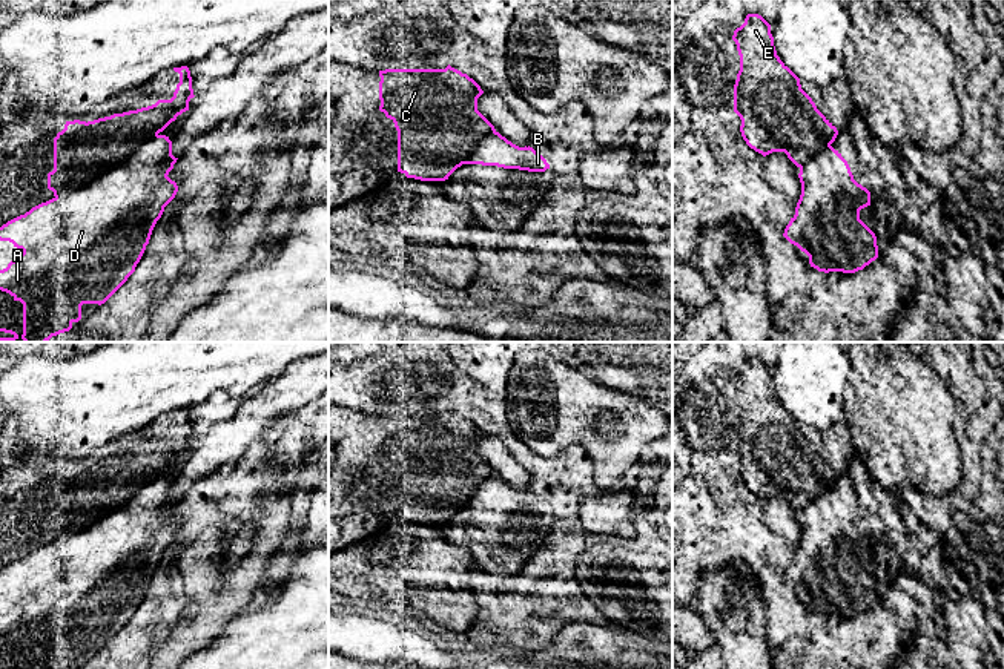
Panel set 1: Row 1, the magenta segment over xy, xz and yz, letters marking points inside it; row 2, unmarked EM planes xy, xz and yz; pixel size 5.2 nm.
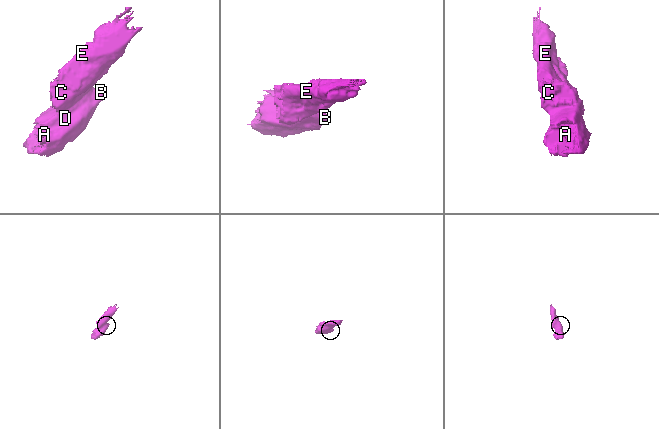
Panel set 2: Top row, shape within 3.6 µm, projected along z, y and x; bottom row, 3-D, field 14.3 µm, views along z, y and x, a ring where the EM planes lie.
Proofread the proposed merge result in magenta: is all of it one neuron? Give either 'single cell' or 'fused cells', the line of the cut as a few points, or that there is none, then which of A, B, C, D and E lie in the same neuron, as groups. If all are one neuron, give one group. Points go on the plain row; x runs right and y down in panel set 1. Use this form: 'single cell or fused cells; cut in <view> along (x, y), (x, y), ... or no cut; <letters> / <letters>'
fused cells; cut in xy along (157, 477), (86, 527), (56, 540); A B D / C E

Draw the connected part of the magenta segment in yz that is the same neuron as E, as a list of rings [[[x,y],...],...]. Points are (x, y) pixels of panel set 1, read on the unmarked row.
[[[748,358],[745,367],[734,374],[732,384],[740,399],[740,414],[734,428],[734,456],[741,463],[743,483],[763,500],[772,496],[784,496],[797,511],[801,511],[814,497],[835,485],[837,471],[817,453],[812,442],[801,433],[800,422],[780,404],[771,368],[761,359]]]

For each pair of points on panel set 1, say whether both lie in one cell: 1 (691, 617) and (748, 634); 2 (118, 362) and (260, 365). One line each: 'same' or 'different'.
1: different
2: same

